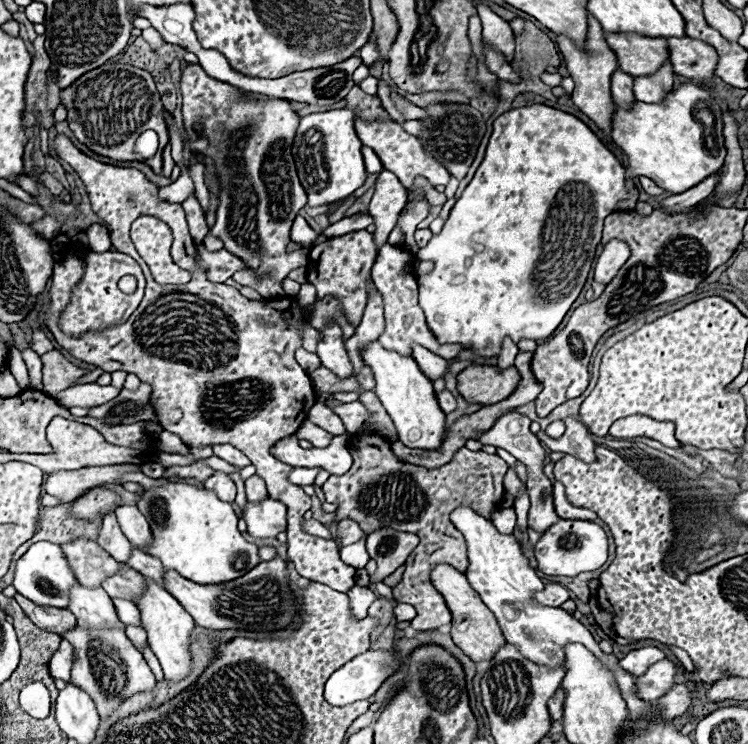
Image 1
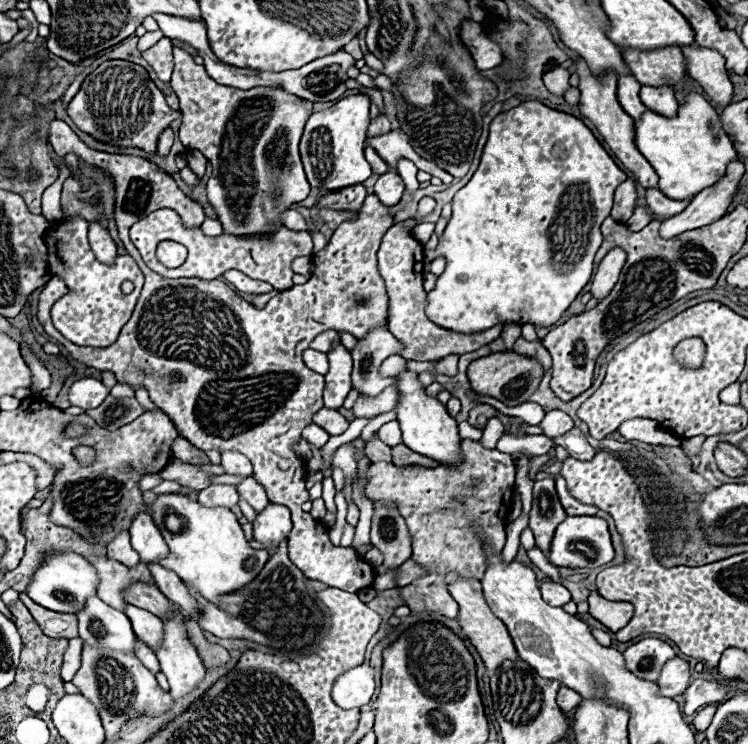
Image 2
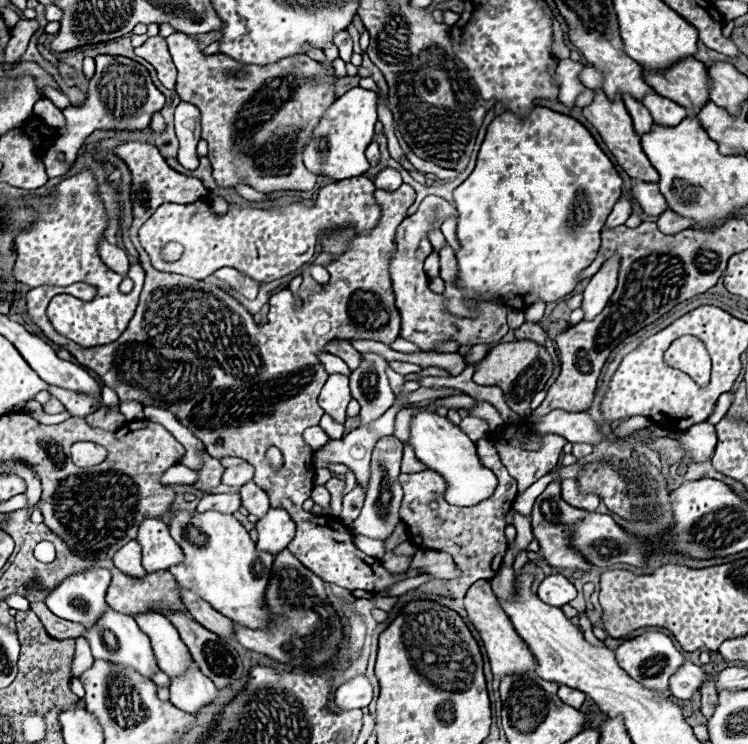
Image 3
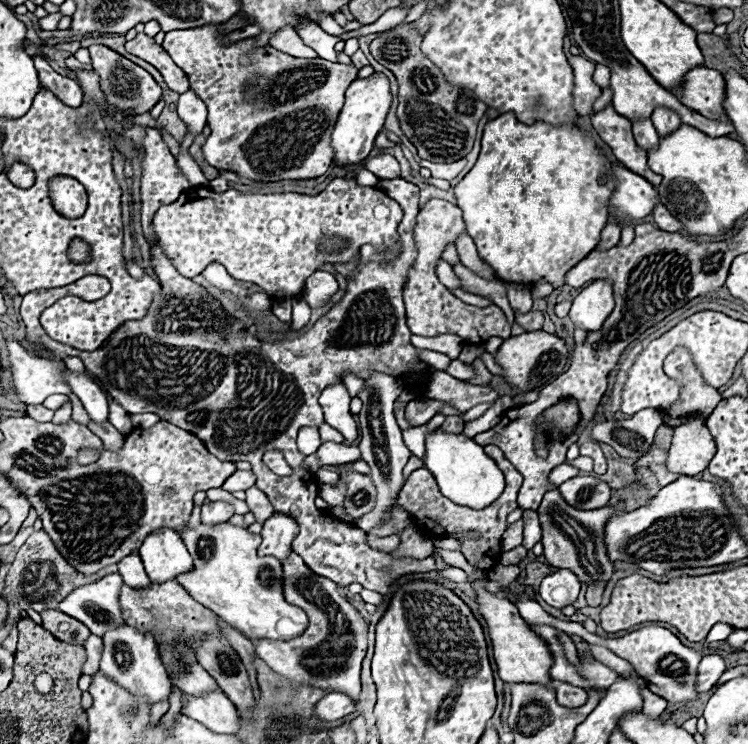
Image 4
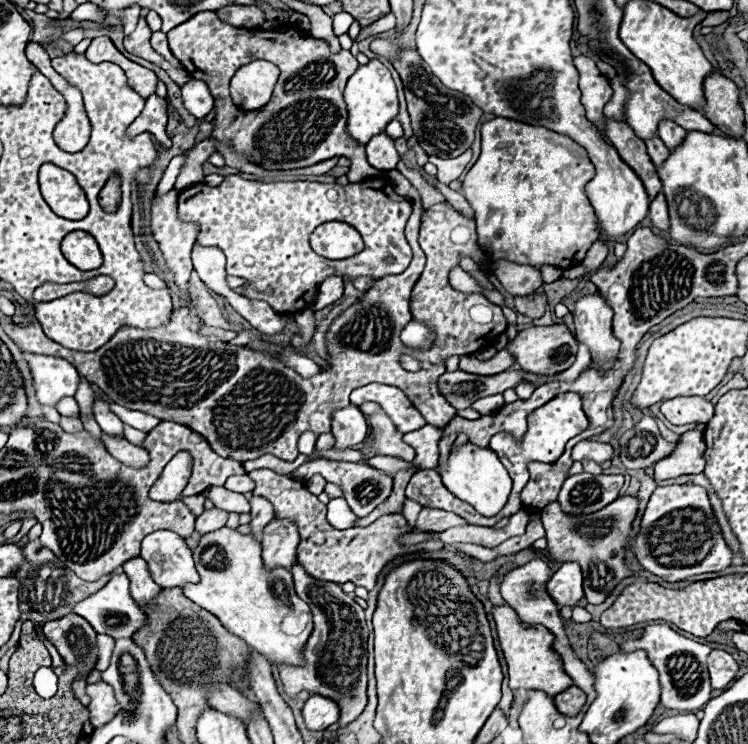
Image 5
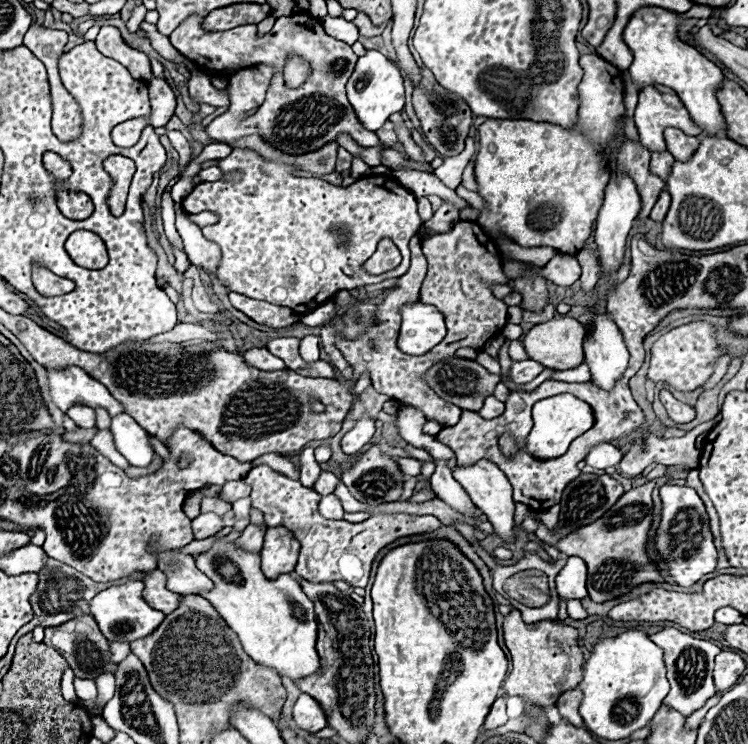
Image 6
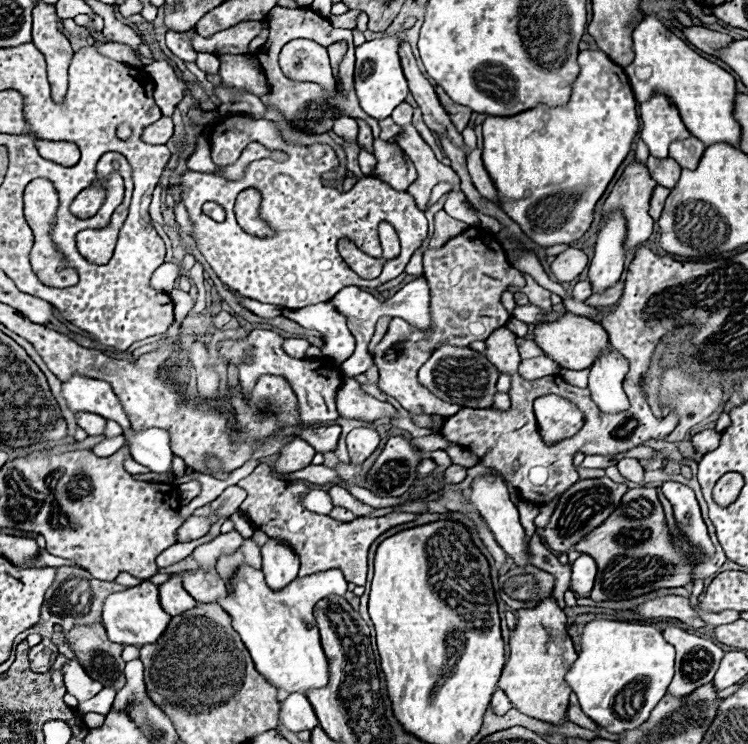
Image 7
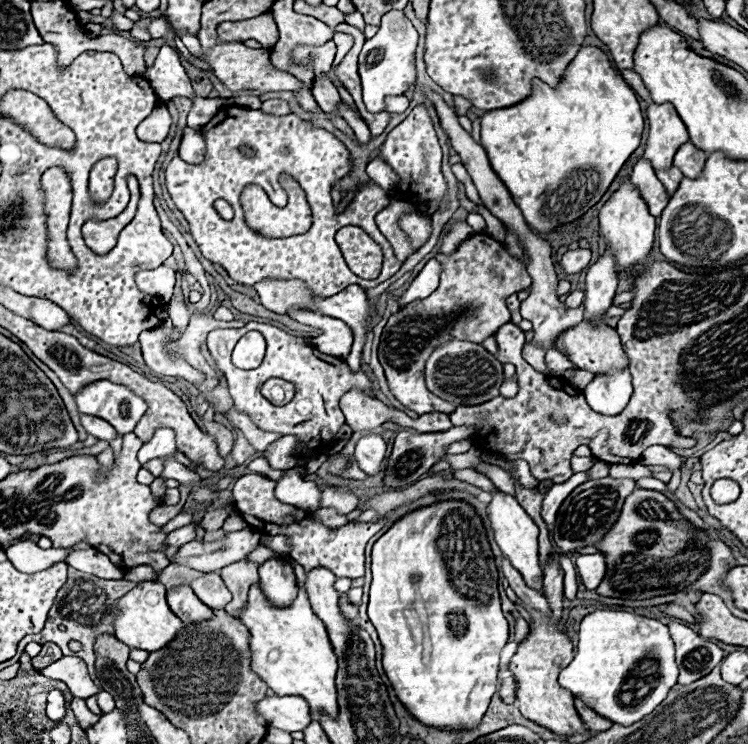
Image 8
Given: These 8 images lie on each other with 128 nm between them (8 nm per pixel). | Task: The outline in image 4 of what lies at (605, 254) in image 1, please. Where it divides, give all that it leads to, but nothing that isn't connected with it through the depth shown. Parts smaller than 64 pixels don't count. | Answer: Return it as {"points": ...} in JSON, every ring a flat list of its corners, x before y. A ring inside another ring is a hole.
{"points":[[596,280,574,298,568,316,576,328,596,332,602,328,612,310,614,310,612,284,606,280]]}

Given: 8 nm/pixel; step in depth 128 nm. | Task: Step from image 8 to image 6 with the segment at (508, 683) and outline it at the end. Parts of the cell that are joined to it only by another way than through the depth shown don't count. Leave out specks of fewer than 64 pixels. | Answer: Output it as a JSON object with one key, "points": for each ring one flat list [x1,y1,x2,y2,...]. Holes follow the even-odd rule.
{"points":[[500,696,490,708,490,712,486,716,486,722,484,722,484,728,498,728,506,720,508,720,508,716,506,716,506,698]]}

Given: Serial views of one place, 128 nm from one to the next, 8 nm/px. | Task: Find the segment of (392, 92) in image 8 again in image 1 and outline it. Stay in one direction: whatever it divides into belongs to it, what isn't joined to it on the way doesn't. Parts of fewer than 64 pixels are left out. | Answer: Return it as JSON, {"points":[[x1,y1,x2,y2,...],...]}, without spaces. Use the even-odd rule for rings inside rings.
{"points":[[338,108,338,110,328,110,328,112,314,112,314,114,308,114,300,120,292,152,294,152,294,158,296,158,300,182,306,190,306,194,308,194,308,206,322,206,322,204,340,202,364,184,366,170,364,170,362,152,360,152,362,142,358,140,356,128,354,128,356,116,358,116,356,108]]}

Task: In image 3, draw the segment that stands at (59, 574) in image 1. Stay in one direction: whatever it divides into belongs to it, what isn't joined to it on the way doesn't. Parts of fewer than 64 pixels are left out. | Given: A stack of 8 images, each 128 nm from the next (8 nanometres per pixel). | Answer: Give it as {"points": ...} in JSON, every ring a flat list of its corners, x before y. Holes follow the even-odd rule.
{"points":[[94,568,80,576,70,576,46,598,46,606,64,620,74,620,92,628,106,612,106,592,112,574,106,568]]}

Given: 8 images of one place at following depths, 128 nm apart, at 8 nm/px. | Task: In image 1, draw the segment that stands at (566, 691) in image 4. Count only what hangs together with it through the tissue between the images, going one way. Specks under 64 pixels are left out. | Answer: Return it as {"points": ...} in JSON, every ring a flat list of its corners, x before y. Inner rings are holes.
{"points":[[558,688,558,690,556,690,556,694,550,698,550,702,548,702,548,710,550,710,552,720,560,720,560,718,562,718,564,698,566,698,566,692,564,692,562,688]]}

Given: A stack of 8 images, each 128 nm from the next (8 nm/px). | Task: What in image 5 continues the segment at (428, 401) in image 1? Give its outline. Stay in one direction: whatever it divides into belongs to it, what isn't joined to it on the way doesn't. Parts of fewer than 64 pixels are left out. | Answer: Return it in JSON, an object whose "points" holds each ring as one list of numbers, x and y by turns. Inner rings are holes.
{"points":[[464,444,458,450,450,450,450,458,448,458,448,466,444,470,440,470,442,482,444,486,460,500,468,502,470,506,474,506,482,516,496,516,508,502,510,490,512,490,512,480,506,472,506,468,502,466,502,462,498,460,498,456,494,452,490,452,490,448,474,448,472,444]]}

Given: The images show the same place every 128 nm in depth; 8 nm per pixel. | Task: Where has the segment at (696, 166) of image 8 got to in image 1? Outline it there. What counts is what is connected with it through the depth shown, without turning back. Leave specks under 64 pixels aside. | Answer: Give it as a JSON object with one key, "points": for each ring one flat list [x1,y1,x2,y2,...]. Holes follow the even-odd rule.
{"points":[[664,64,658,70,658,74,654,74,654,76,636,78,636,82,634,82,634,96,636,96,636,100,662,104,662,100,672,90,672,82,674,82,672,78,674,78,674,72,672,72,670,64]]}

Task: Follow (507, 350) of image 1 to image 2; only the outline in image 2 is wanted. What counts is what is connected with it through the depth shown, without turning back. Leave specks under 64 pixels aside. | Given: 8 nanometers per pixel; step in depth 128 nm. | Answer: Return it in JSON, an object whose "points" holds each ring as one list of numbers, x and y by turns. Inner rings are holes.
{"points":[[506,324,506,326,504,326,502,338,504,338,506,350,512,350,514,340,518,340,518,336,520,336,520,326,518,326,518,324]]}

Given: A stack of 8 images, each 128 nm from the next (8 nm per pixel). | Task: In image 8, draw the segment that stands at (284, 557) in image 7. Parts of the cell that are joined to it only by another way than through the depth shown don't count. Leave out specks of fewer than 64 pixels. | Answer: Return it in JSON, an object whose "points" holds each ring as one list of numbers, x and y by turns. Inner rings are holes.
{"points":[[278,556,278,558,270,558,260,566,260,580,258,586,262,588,262,592,266,594,268,602,272,606,278,608,286,608,294,602,294,598,298,596,298,588,296,588,296,576,294,576,294,568,292,564]]}

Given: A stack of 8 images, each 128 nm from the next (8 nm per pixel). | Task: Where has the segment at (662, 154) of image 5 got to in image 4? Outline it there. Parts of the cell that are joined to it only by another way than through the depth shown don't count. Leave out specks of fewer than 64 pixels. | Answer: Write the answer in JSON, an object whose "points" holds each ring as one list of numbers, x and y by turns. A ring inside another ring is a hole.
{"points":[[642,120,638,124,632,124,632,130,634,130,634,138,638,142,638,146,646,152,658,148,658,142,660,142,660,136,656,134,654,126,650,120]]}

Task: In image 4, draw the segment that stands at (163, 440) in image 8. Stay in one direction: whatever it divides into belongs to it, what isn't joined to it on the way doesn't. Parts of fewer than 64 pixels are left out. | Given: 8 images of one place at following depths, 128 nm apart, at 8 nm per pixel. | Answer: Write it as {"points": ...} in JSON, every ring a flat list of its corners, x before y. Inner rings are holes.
{"points":[[68,372,66,378,68,378,68,384,70,384,72,392,82,400,90,418,96,424,108,422,108,396,98,386,98,382,90,374,72,374,72,372]]}

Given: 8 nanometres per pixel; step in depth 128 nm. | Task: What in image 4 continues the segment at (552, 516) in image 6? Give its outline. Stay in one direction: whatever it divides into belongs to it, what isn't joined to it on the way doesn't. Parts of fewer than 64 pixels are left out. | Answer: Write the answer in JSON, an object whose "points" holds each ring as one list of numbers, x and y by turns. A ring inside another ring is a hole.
{"points":[[704,420,676,426,672,448,668,450,666,468,674,474,696,476,714,456,714,438,710,436],[546,492,538,514,540,514,540,524,542,524,542,544,546,552,546,560,550,566,556,568,570,568,582,582,586,582,588,592,586,600,588,606,598,606,602,600,602,592,608,584,608,580,614,574,614,566,608,558,606,552,606,542,604,542,604,528,610,520,610,516,616,516,616,510,624,510,624,502,618,502,616,506,606,506,598,508,594,512,582,512,576,508,570,508,562,498,560,492]]}

